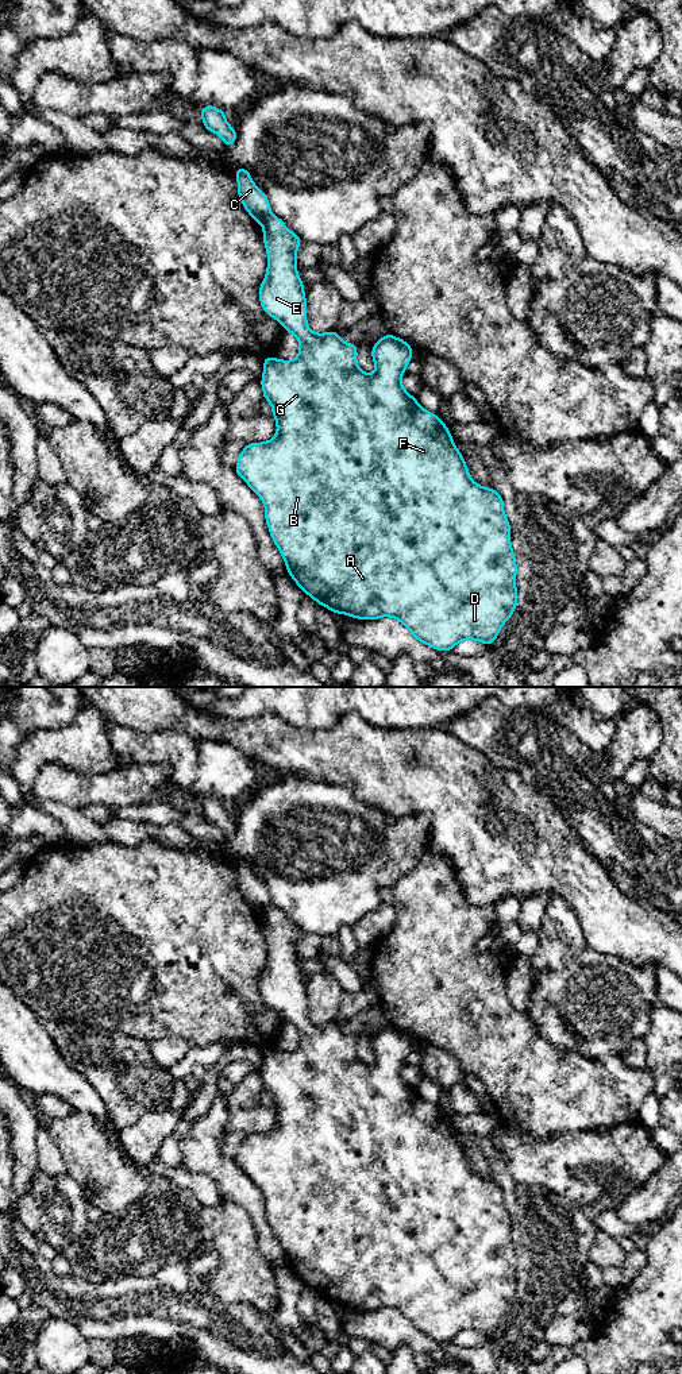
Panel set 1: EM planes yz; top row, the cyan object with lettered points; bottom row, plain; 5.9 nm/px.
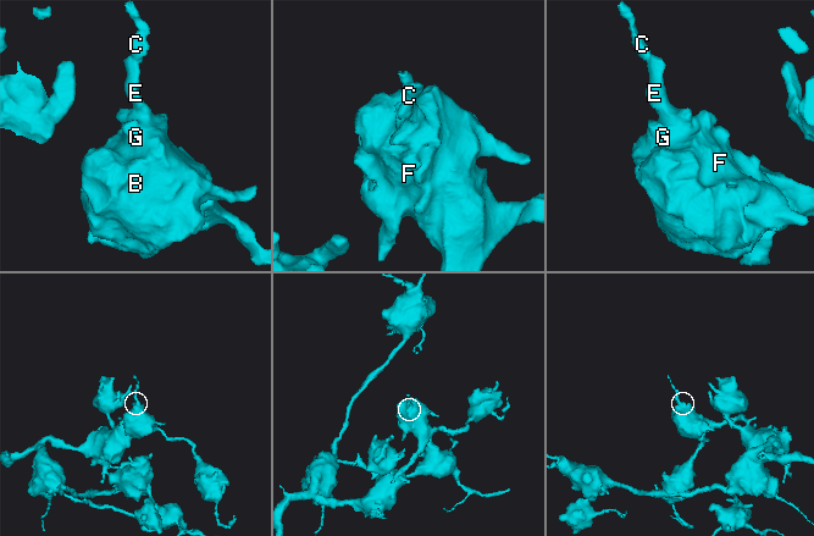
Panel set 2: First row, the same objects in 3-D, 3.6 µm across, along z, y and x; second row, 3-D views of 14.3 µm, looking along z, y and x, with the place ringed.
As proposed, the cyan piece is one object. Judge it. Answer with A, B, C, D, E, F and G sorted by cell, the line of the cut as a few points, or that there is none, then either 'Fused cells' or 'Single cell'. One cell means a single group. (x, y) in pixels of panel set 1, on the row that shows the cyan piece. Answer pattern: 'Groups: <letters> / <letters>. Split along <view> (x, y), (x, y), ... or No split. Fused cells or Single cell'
Groups: A B D E F G / C. Split along yz (272, 215), (264, 226). Fused cells

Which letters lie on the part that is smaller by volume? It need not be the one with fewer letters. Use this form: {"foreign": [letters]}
{"foreign": ["C"]}

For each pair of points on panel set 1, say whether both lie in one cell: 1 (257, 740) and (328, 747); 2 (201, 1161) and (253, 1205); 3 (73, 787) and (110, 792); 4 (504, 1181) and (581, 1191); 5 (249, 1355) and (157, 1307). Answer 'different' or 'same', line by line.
1: same
2: same
3: same
4: different
5: same

